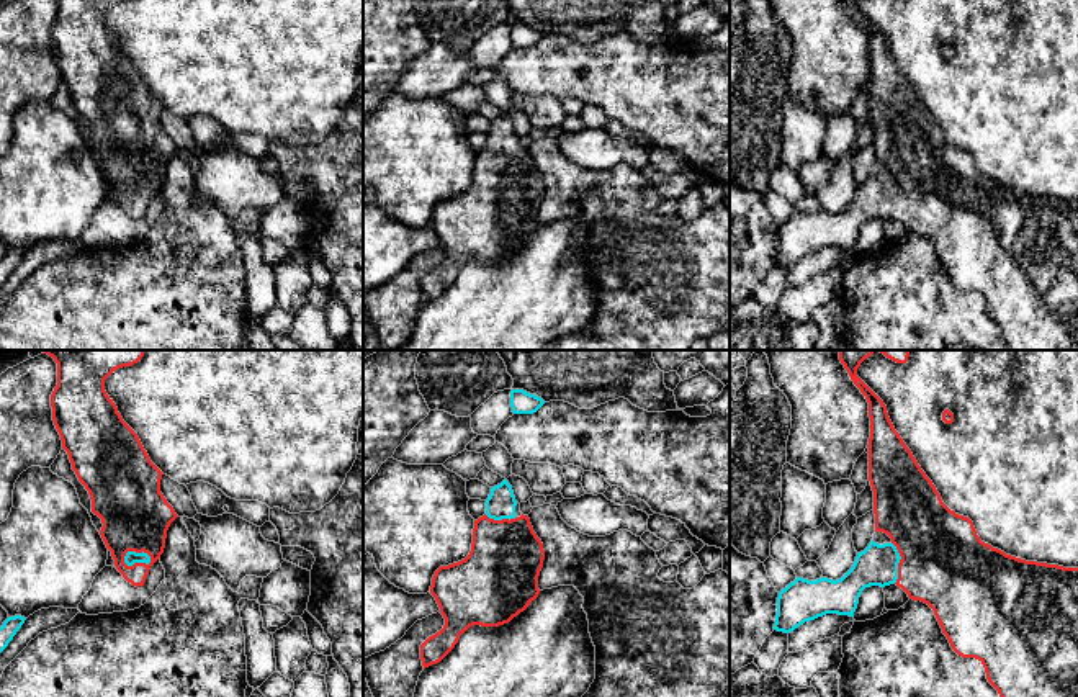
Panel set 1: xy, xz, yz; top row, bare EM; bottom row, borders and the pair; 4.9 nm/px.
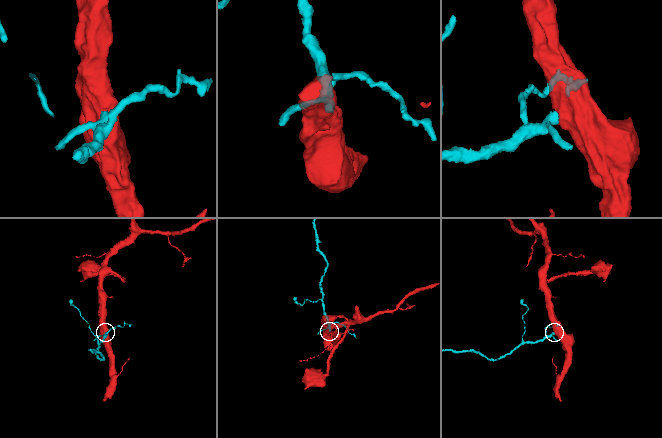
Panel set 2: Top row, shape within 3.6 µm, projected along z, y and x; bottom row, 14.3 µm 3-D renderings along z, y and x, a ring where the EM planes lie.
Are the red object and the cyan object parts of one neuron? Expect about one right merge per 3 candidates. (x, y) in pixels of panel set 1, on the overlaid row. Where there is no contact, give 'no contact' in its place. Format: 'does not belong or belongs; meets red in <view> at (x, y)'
belongs; meets red in xy at (136, 563)

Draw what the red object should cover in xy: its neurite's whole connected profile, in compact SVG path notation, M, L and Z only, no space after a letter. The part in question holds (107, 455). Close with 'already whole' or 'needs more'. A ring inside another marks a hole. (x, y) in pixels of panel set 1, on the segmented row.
M44 350L57 363L57 386L51 394L52 420L79 481L92 499L92 512L101 519L100 535L111 551L116 569L133 586L144 586L150 566L165 548L167 530L178 517L160 492L162 471L150 461L137 434L123 420L105 391L105 380L118 368L131 366L146 350Z | needs more

